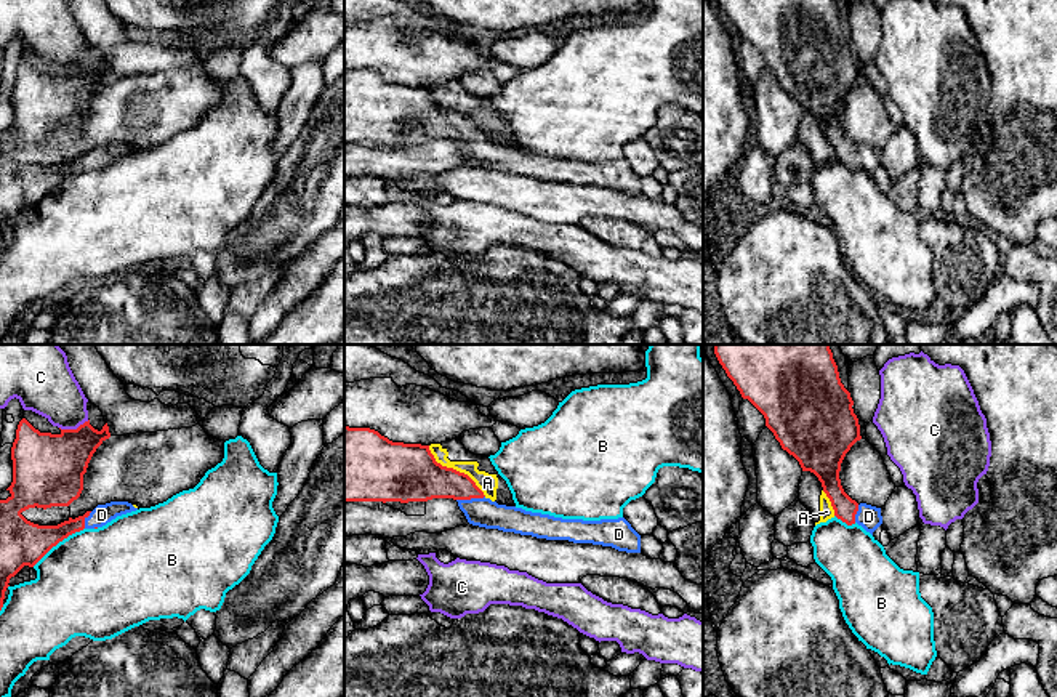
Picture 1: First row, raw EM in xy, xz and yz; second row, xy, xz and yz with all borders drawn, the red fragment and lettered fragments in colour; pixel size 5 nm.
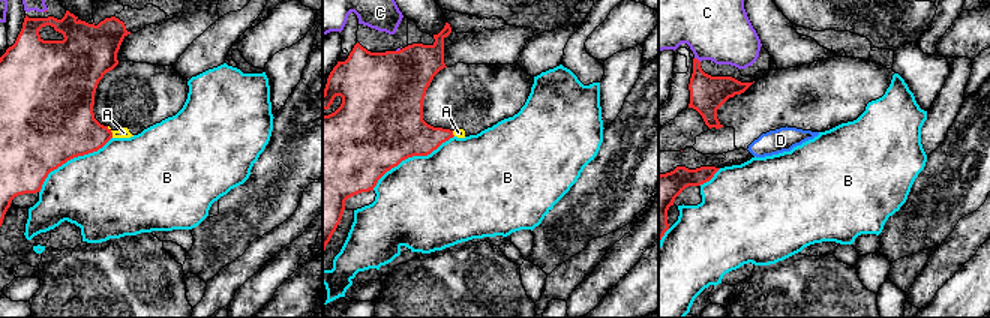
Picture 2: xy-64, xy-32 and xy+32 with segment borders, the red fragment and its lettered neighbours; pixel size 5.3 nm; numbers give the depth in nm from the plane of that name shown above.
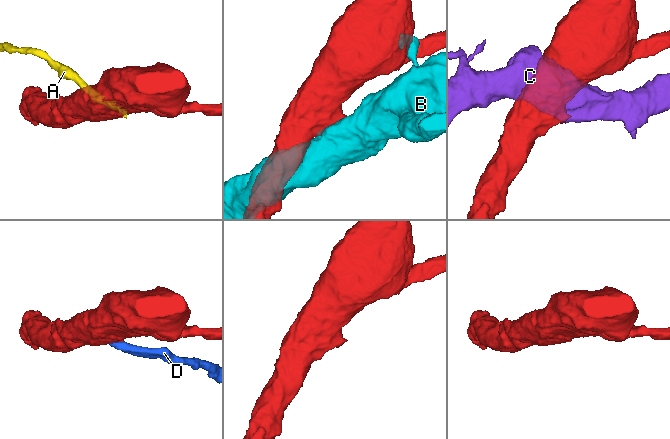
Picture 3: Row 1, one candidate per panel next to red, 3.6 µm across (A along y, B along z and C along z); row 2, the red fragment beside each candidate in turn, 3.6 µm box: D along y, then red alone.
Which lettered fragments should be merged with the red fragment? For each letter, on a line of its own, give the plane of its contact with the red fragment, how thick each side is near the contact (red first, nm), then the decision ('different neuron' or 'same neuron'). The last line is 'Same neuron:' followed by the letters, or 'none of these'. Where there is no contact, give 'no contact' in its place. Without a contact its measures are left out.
A: meets red in xz; 280 nm thick on the red side, 100 nm on the other; different neuron
B: meets red in xy; 220 nm thick on the red side, 500 nm on the other; different neuron
C: meets red in xy; 360 nm thick on the red side, 280 nm on the other; different neuron
D: meets red in xz; 200 nm thick on the red side, 140 nm on the other; same neuron
Same neuron: D

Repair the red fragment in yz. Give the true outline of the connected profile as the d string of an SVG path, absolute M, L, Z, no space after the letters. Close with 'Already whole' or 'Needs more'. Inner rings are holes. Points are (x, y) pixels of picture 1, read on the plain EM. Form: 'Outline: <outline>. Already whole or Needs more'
Outline: M717 0L727 18L733 22L743 40L748 40L766 59L766 67L774 74L782 90L793 96L802 112L814 114L831 143L834 157L847 167L858 165L873 173L882 165L881 149L857 144L842 130L839 112L850 88L862 80L854 42L839 19L834 0Z. Needs more

